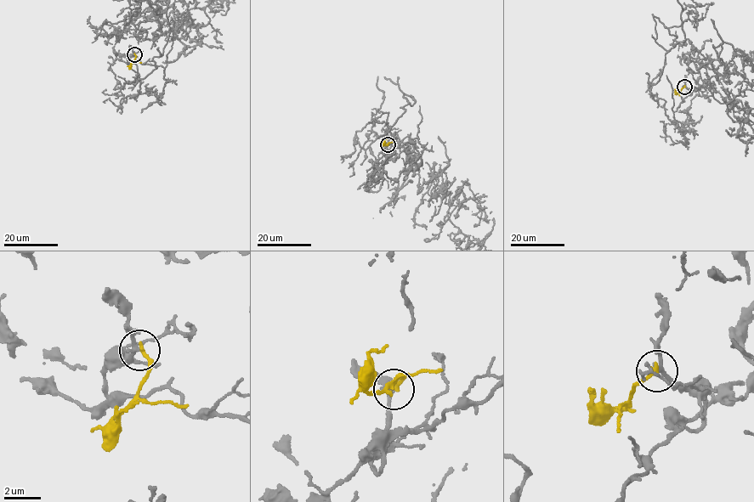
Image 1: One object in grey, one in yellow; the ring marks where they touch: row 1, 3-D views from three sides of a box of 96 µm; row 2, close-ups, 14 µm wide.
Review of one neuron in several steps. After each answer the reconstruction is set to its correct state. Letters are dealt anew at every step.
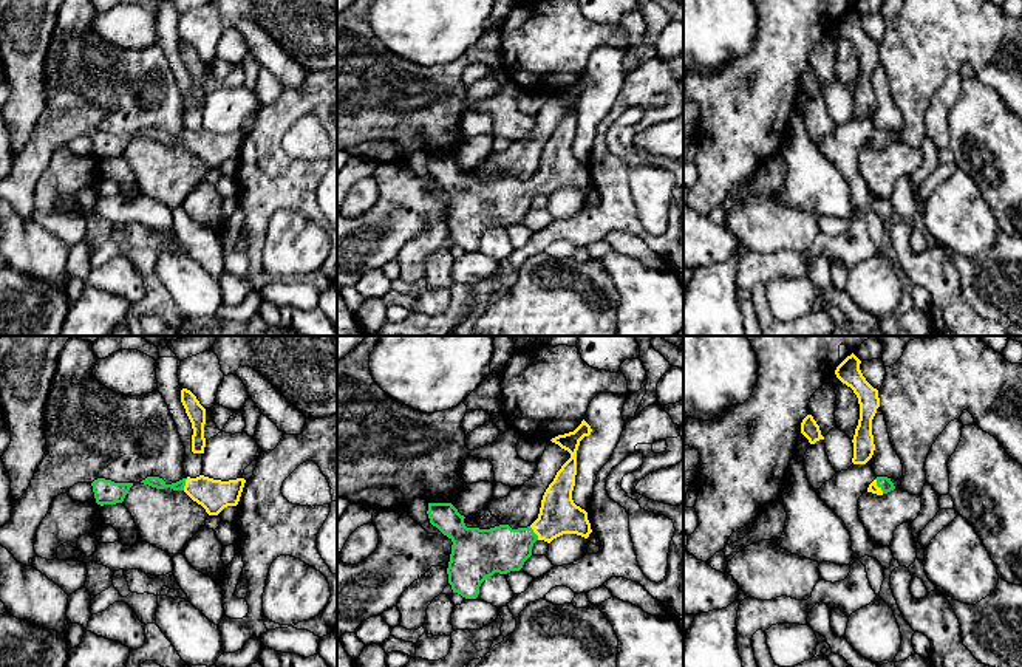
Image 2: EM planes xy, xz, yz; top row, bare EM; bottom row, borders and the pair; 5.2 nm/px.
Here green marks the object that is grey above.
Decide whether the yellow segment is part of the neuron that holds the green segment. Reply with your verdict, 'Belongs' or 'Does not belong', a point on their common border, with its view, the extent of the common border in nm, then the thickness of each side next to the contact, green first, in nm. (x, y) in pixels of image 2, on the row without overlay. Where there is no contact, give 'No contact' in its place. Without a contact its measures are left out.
Belongs. Touches green at xz (534, 186). Shared border 90 nm. Thickness 240 nm (green) against 200 nm

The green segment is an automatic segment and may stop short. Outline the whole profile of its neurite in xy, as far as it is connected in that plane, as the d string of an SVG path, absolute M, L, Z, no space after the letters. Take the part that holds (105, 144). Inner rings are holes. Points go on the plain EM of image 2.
M97 132L91 136L96 156L116 158L122 156L133 136L114 136L111 133Z

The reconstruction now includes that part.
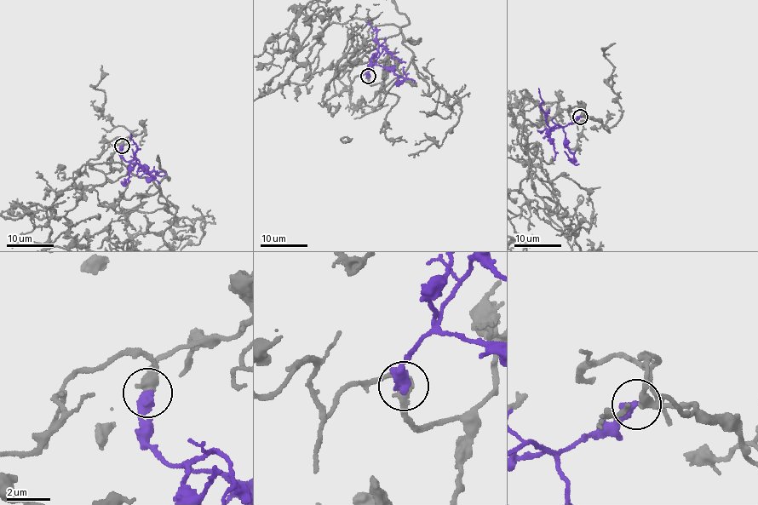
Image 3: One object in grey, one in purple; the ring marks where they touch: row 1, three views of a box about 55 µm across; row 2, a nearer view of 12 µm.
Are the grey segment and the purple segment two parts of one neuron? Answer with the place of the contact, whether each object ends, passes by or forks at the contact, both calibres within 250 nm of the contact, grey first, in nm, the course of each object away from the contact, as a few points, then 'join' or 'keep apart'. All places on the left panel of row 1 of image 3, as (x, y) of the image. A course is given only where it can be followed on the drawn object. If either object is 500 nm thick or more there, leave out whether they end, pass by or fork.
at (122, 146); grey passes by; purple ends there; 360 nm thick on the grey side, 420 nm on the other; purple runs (122, 146), (123, 159), (130, 162), (129, 168), (134, 167), (137, 147), (130, 134); join

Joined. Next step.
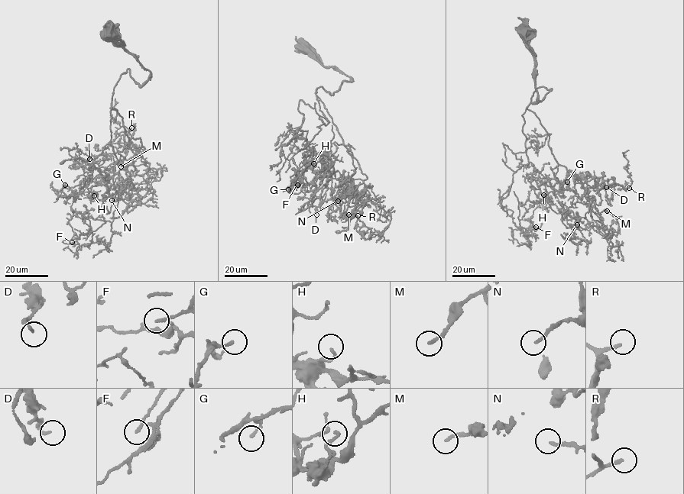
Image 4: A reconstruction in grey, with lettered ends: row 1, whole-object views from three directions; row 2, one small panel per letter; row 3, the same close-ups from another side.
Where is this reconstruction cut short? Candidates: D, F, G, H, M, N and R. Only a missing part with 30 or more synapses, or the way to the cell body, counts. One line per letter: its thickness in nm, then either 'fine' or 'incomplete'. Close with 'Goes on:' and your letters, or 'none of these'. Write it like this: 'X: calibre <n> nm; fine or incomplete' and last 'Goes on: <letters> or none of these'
D: calibre 140 nm; fine
F: calibre 130 nm; fine
G: calibre 150 nm; fine
H: calibre 130 nm; fine
M: calibre 180 nm; incomplete
N: calibre 170 nm; incomplete
R: calibre 170 nm; incomplete
Goes on: M, N, R

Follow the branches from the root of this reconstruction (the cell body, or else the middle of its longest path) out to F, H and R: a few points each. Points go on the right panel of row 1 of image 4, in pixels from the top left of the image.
F: (523, 30), (533, 102), (552, 89), (536, 89), (522, 114), (528, 163), (501, 206), (518, 228), (536, 227)
H: (523, 30), (533, 102), (552, 89), (537, 88), (527, 107), (558, 164), (543, 195)
R: (523, 30), (533, 102), (552, 89), (537, 88), (527, 108), (555, 161), (586, 198), (604, 180), (629, 188)

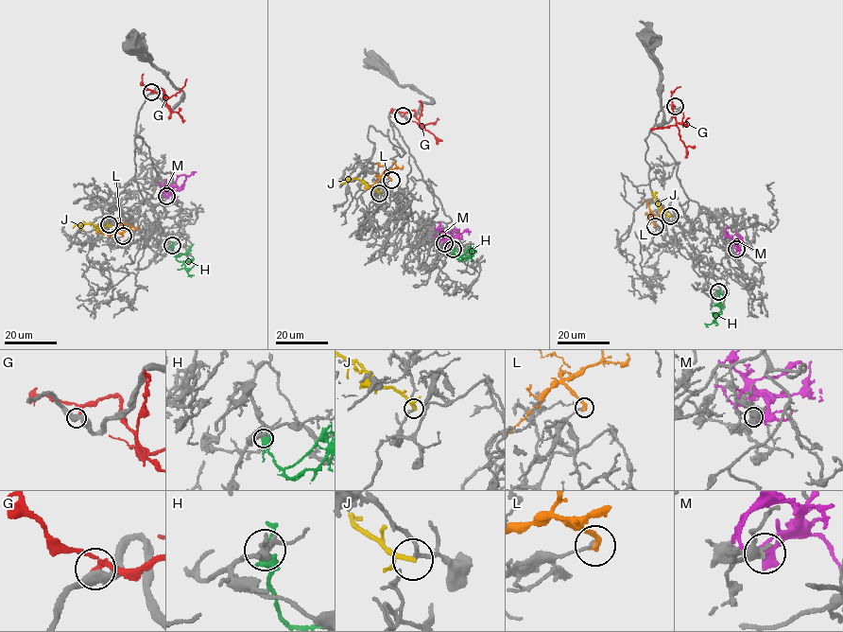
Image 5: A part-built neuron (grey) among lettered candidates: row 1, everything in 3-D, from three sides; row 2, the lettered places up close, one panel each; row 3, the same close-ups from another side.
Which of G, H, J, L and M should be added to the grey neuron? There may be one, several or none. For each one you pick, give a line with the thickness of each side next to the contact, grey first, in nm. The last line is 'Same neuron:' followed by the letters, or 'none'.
Same neuron: none

